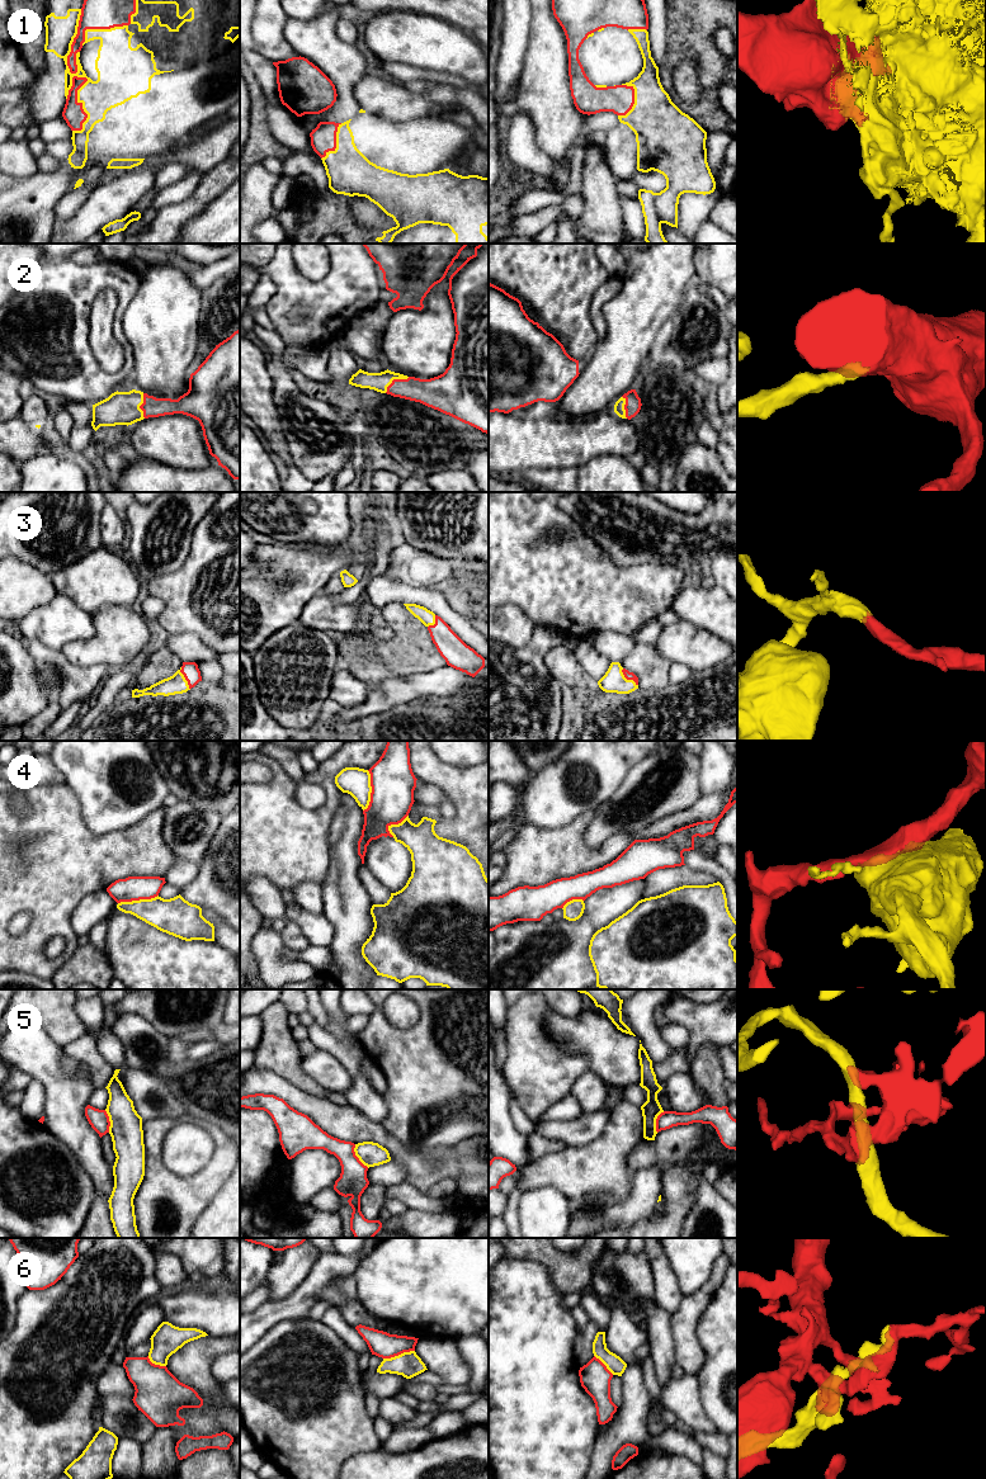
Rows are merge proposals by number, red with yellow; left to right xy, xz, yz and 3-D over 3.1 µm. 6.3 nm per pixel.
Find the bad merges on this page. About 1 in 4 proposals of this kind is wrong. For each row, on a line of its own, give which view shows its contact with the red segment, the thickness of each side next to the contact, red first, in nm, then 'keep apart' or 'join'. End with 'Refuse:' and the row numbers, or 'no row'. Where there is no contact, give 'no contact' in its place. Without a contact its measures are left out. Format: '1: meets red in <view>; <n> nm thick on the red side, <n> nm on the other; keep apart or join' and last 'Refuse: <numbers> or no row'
1: meets red in xy; 140 nm thick on the red side, 240 nm on the other; join
2: meets red in xz; 180 nm thick on the red side, 120 nm on the other; join
3: meets red in yz; 50 nm thick on the red side, 140 nm on the other; join
4: meets red in xz; 280 nm thick on the red side, 180 nm on the other; keep apart
5: meets red in xz; 180 nm thick on the red side, 150 nm on the other; keep apart
6: meets red in xz; 160 nm thick on the red side, 160 nm on the other; keep apart
Refuse: 4, 5, 6

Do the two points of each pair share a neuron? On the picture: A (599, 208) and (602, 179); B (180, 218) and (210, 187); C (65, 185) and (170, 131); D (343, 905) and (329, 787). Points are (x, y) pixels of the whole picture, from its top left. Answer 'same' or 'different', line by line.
A: same
B: same
C: same
D: different

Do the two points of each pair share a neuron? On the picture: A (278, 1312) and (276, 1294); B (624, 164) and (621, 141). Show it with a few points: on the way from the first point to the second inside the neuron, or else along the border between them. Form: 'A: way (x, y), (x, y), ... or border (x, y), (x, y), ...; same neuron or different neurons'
A: border (301, 1283), (288, 1295), (268, 1302); different neurons
B: way (622, 159), (621, 146); same neuron

